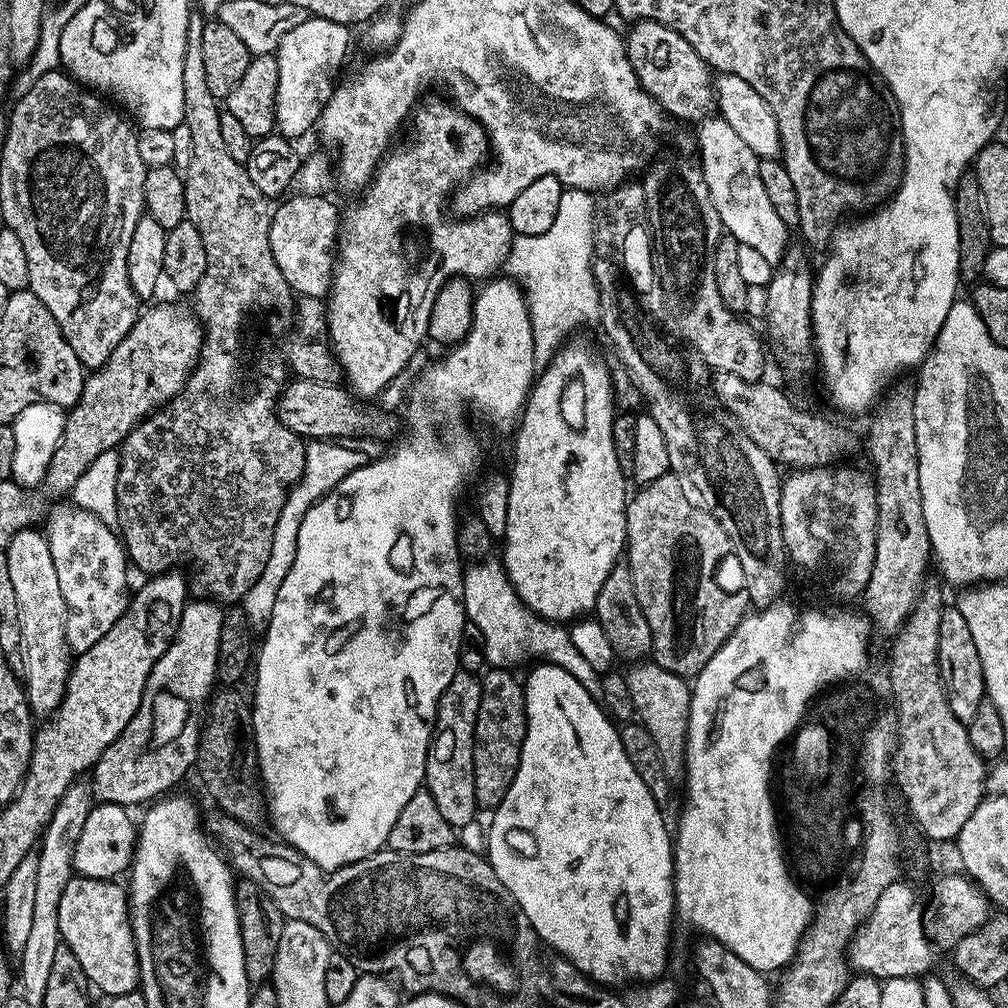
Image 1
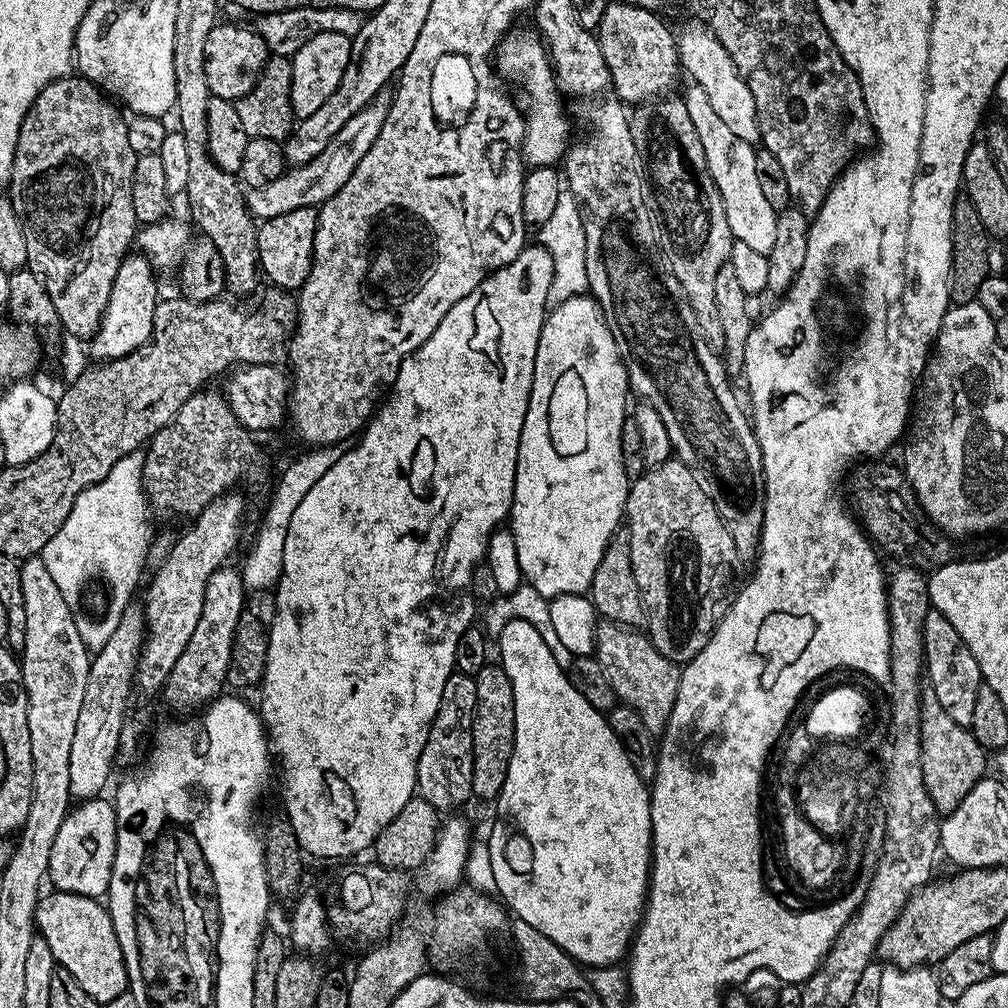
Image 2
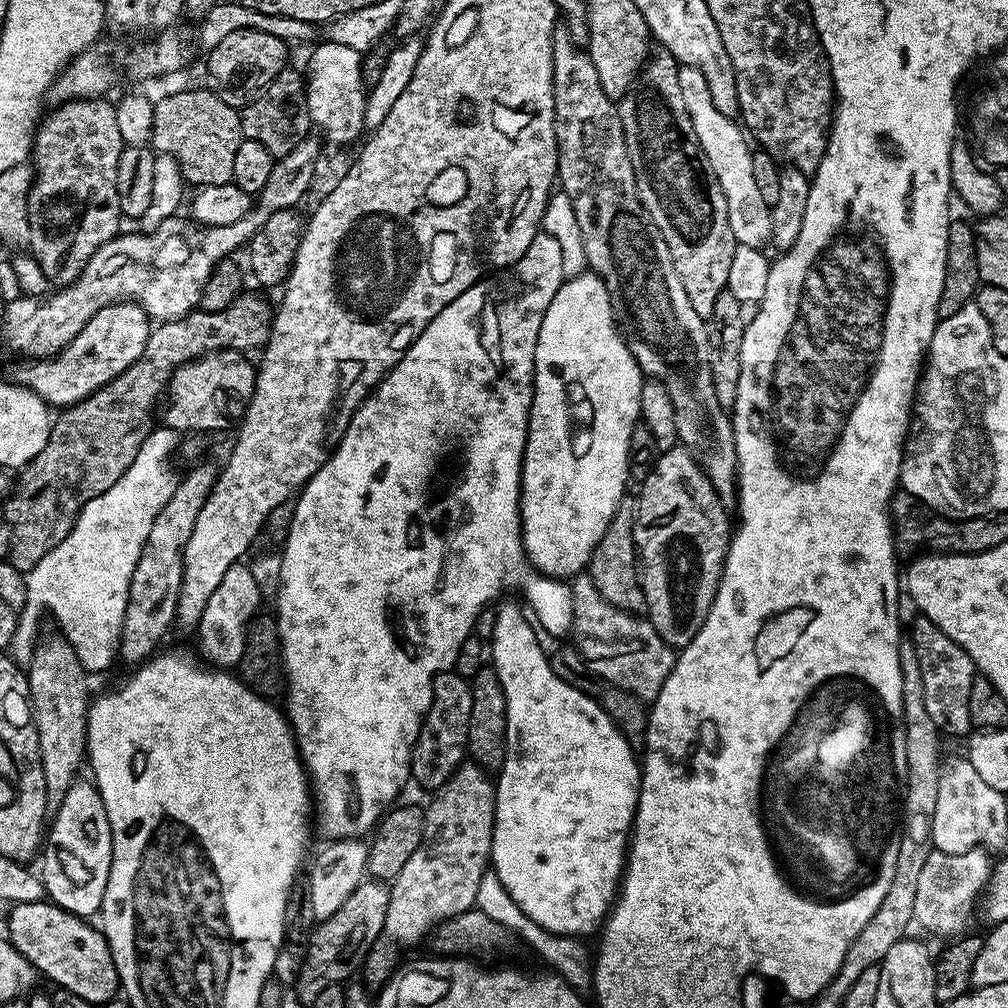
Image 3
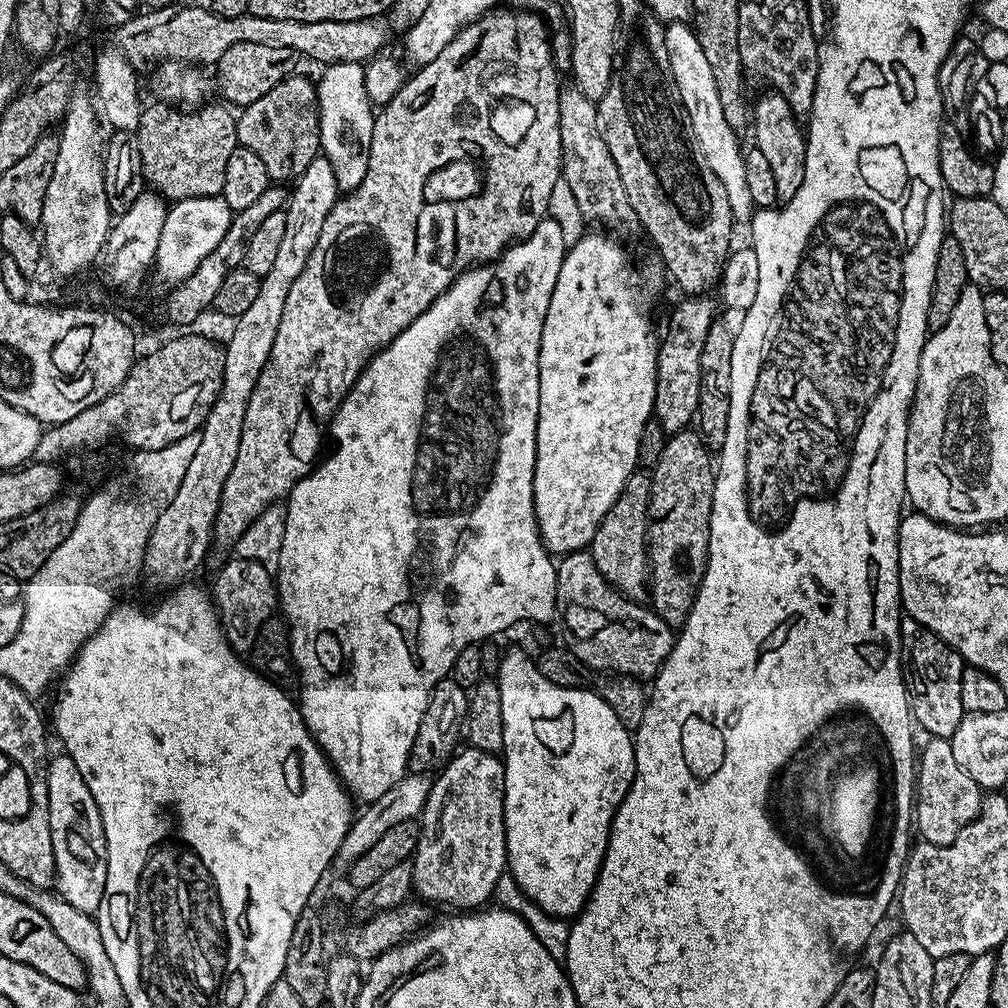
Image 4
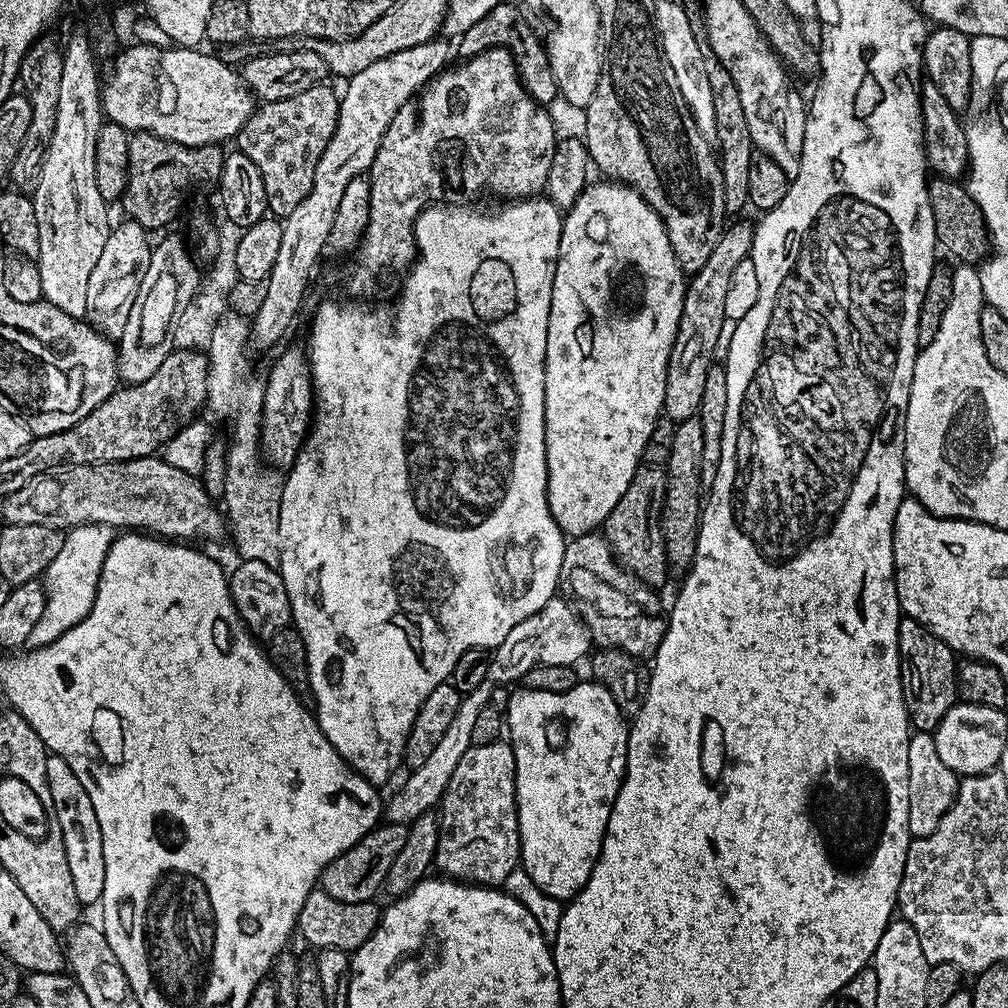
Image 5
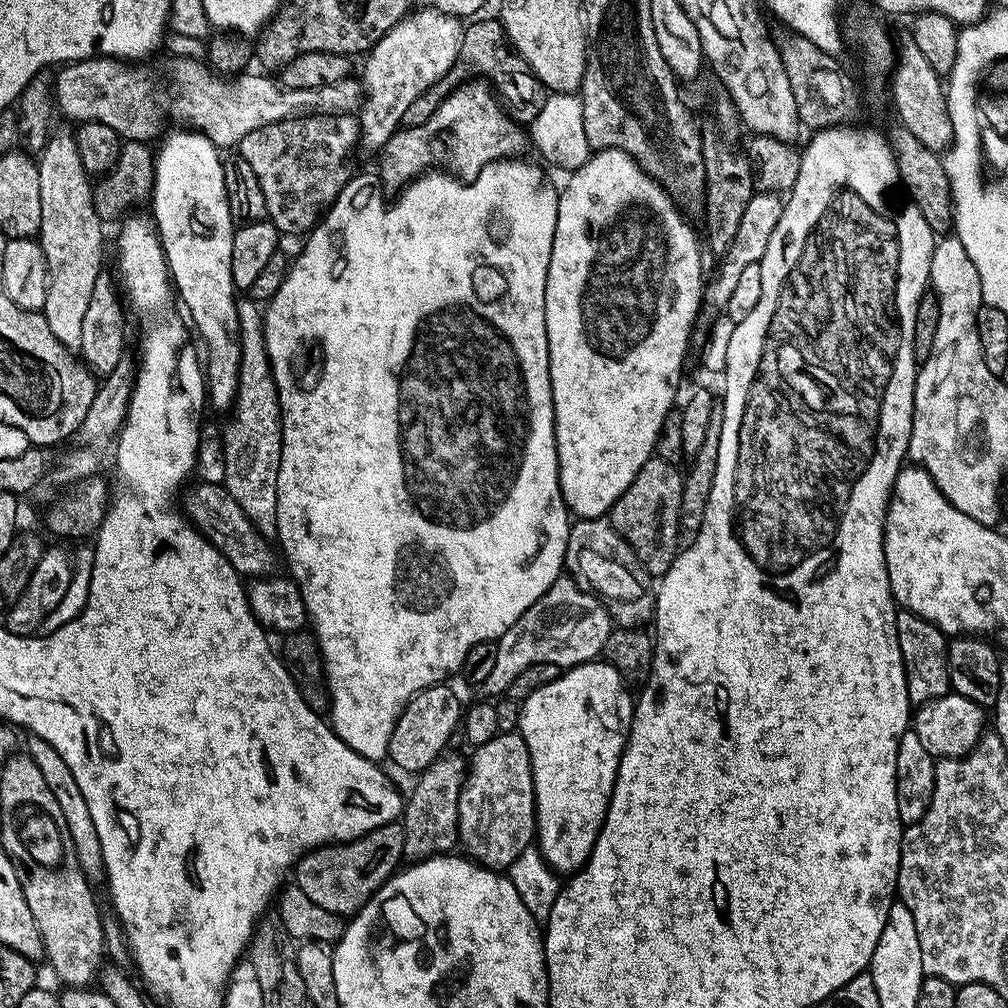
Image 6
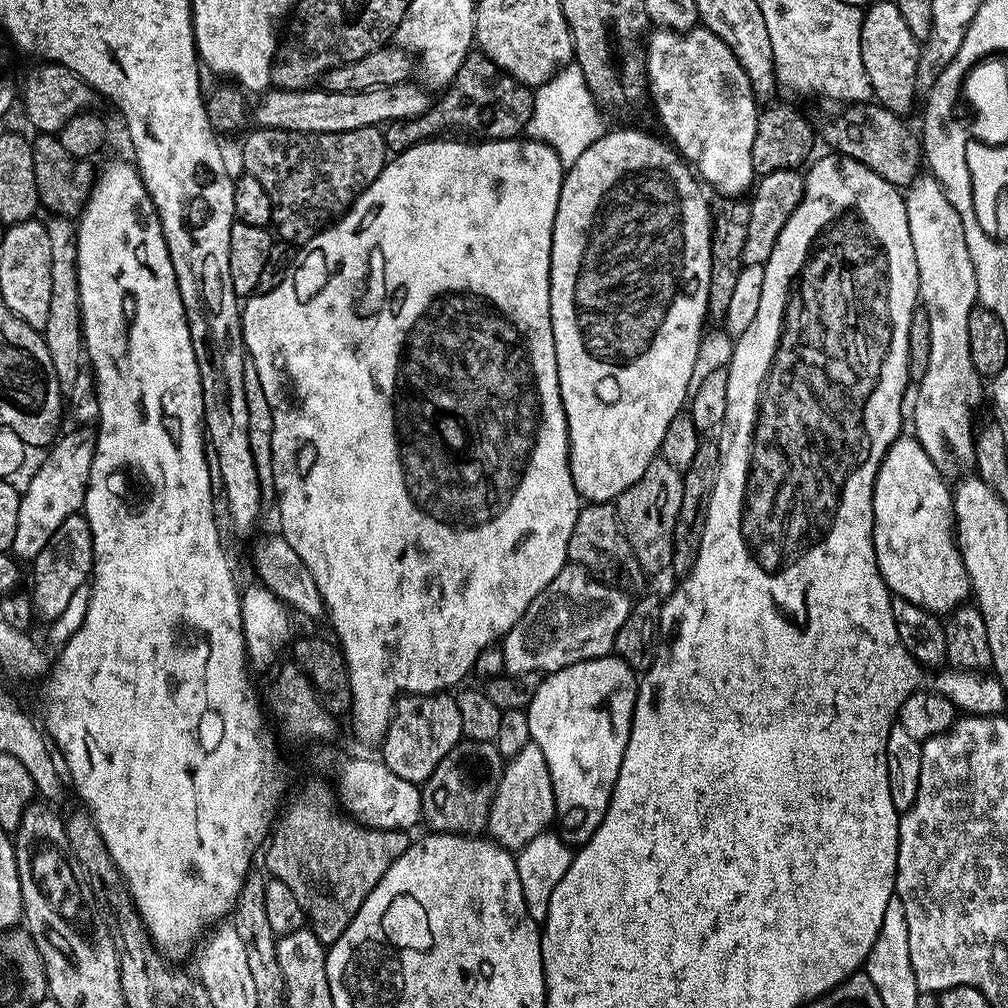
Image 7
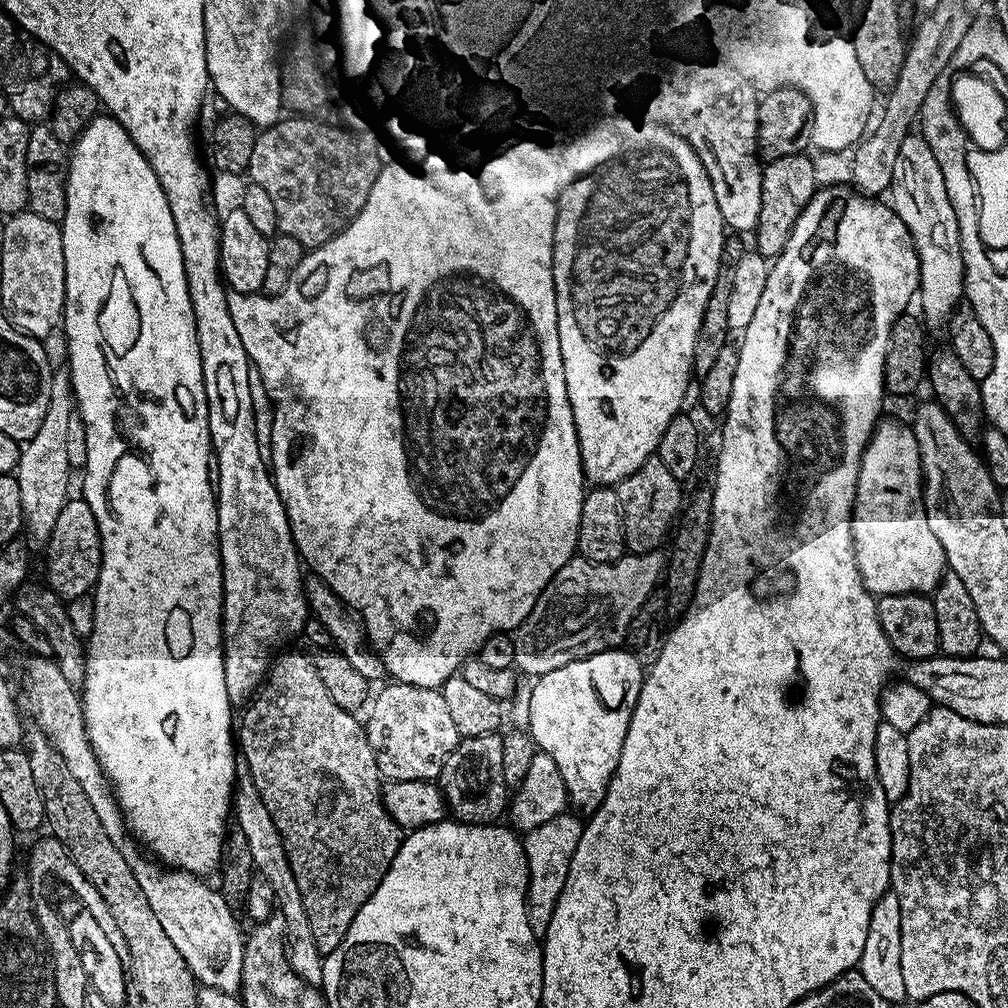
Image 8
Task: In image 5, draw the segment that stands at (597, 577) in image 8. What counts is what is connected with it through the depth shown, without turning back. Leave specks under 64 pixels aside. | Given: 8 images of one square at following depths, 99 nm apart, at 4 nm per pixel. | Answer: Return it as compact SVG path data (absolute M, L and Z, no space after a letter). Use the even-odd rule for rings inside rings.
M553 598L550 602L546 602L546 606L542 606L542 610L538 610L538 614L518 622L518 626L514 626L514 630L506 634L503 642L494 649L494 655L488 666L487 682L461 699L458 714L454 714L454 722L450 722L446 734L442 734L438 746L434 746L430 758L426 758L422 766L409 771L408 781L389 800L387 797L387 823L411 826L419 816L429 815L439 805L440 799L444 797L446 786L450 782L450 774L454 774L454 769L458 767L462 754L466 754L466 750L473 745L472 735L474 722L478 718L478 710L489 707L493 686L512 686L515 680L516 683L523 681L529 670L539 664L576 666L584 655L584 659L589 655L594 644L590 629L582 619L581 613L579 616L567 603L571 604L567 599Z

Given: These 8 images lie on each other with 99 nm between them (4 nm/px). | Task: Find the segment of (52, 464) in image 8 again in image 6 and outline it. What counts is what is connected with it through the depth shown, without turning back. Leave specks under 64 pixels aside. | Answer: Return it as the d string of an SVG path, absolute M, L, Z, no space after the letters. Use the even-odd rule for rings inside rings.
M49 135L48 143L39 153L38 167L42 190L42 226L38 239L46 254L48 267L48 289L42 311L50 326L50 334L54 334L56 341L63 348L76 350L82 342L82 318L86 318L86 306L90 306L94 286L102 276L102 217L96 210L90 177L84 171L82 158L78 156L75 135Z

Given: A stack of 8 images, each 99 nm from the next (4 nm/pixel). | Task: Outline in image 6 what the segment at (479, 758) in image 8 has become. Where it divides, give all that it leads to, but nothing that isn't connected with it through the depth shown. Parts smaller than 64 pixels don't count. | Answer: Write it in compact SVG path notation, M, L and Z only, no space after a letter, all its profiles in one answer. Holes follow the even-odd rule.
M445 754L436 759L425 772L419 773L416 789L407 793L402 813L404 825L404 860L426 860L437 854L448 854L457 847L458 802L466 779L466 760Z

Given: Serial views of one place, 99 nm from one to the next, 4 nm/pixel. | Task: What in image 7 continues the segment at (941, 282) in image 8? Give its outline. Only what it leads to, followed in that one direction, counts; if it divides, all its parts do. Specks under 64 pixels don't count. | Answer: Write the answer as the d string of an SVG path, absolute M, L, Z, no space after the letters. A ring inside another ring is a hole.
M917 175L907 185L904 205L914 242L914 258L918 262L918 300L930 318L930 366L926 366L926 374L918 381L920 393L916 405L910 408L910 428L912 424L917 442L938 466L947 462L948 448L958 459L971 461L974 456L972 411L986 396L985 381L974 370L970 358L968 323L970 310L978 304L974 262L966 246L962 218L950 206L933 175Z

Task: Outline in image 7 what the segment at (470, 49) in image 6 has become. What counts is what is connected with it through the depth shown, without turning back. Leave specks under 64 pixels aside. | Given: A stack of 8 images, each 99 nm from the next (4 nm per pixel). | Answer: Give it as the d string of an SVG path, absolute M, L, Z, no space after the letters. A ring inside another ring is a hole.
M470 54L463 60L448 87L443 91L443 96L437 103L429 105L422 115L415 116L412 120L393 120L383 129L384 144L391 153L399 154L404 150L419 144L421 141L439 137L450 128L462 128L474 132L483 139L511 140L519 137L526 129L529 118L533 114L533 93L525 86L516 83L509 76L501 74L499 68L487 57Z

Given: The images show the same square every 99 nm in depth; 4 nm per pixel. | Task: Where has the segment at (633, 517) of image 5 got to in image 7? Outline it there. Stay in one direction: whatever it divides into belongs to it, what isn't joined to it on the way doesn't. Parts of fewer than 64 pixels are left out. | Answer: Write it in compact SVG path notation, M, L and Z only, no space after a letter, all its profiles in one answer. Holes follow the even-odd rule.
M654 459L646 466L642 478L634 482L620 496L616 497L614 507L620 529L634 550L634 558L645 573L671 569L674 554L674 522L678 522L678 510L682 507L683 475L670 466L670 462Z

